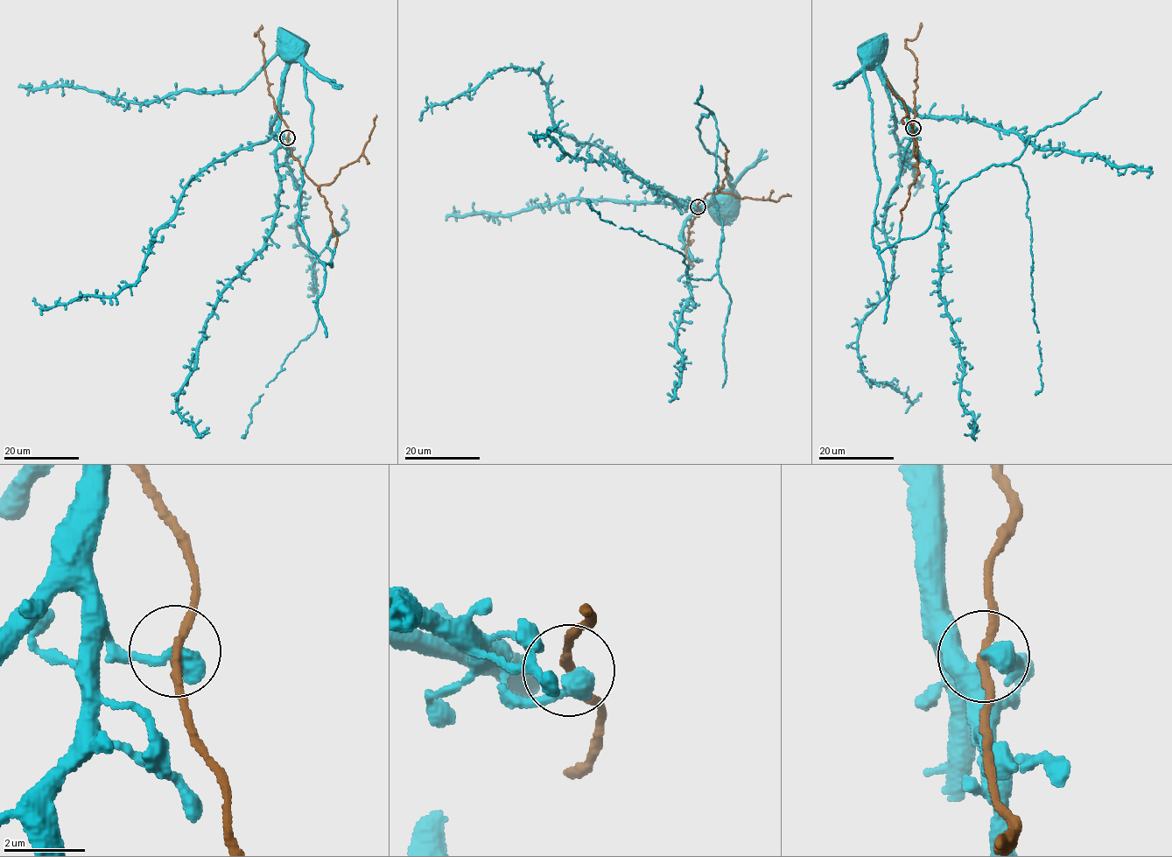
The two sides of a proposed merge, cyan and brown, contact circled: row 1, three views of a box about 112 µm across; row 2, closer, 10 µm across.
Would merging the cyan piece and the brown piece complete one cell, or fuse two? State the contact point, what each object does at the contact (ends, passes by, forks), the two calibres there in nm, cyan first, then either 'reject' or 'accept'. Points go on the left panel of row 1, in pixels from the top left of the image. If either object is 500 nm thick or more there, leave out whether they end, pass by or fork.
(287, 137) | 550/200 nm | accept

